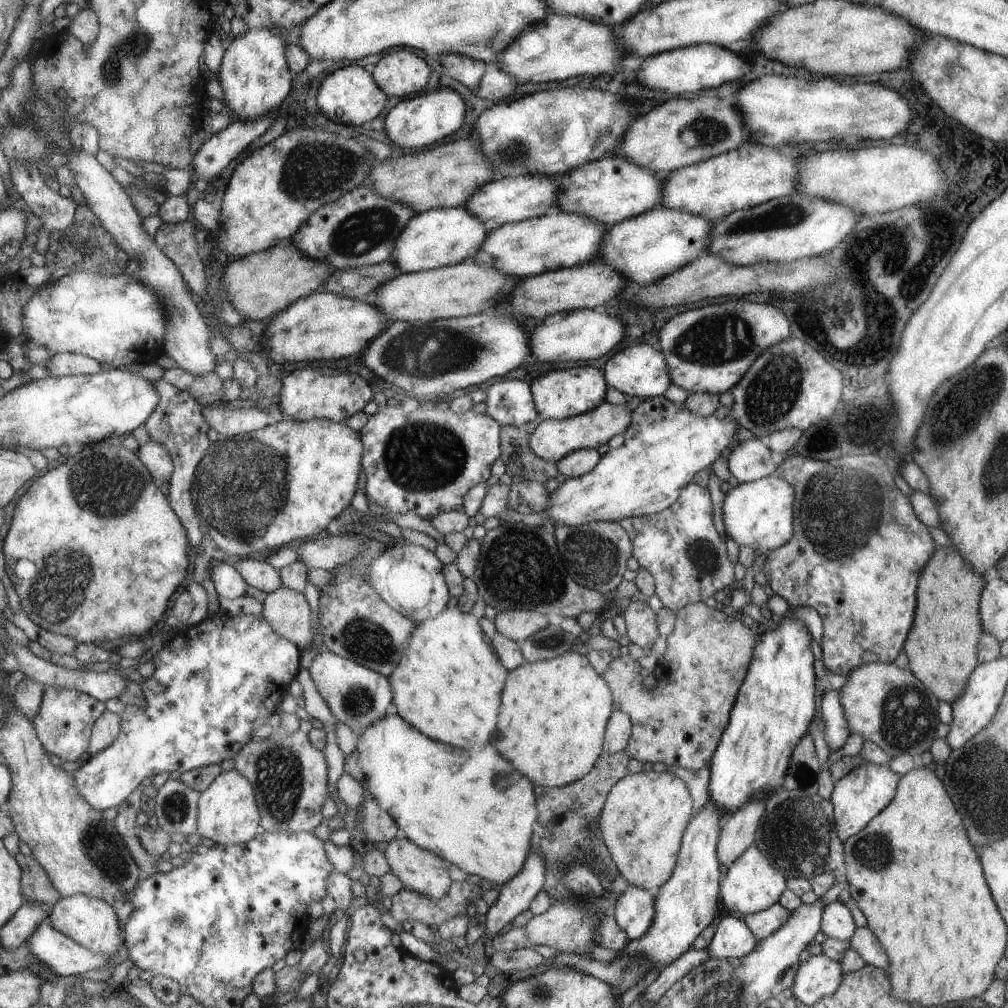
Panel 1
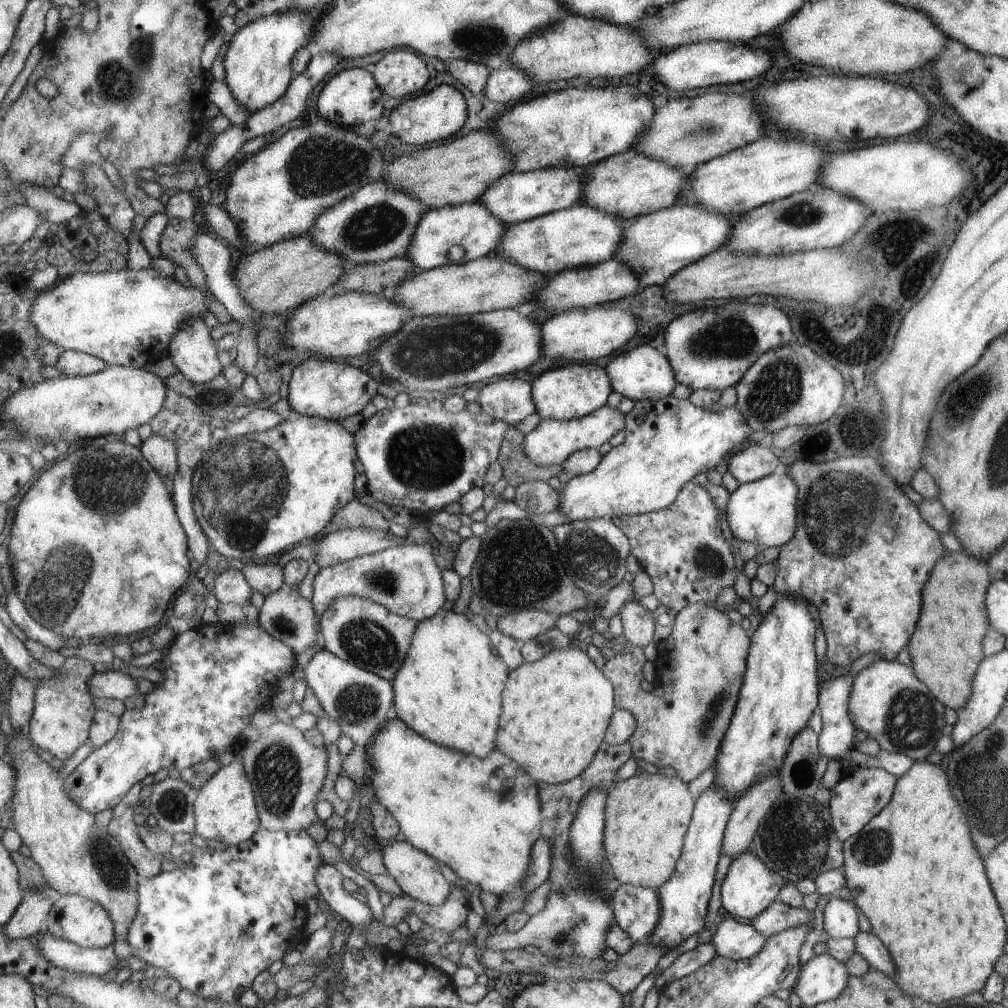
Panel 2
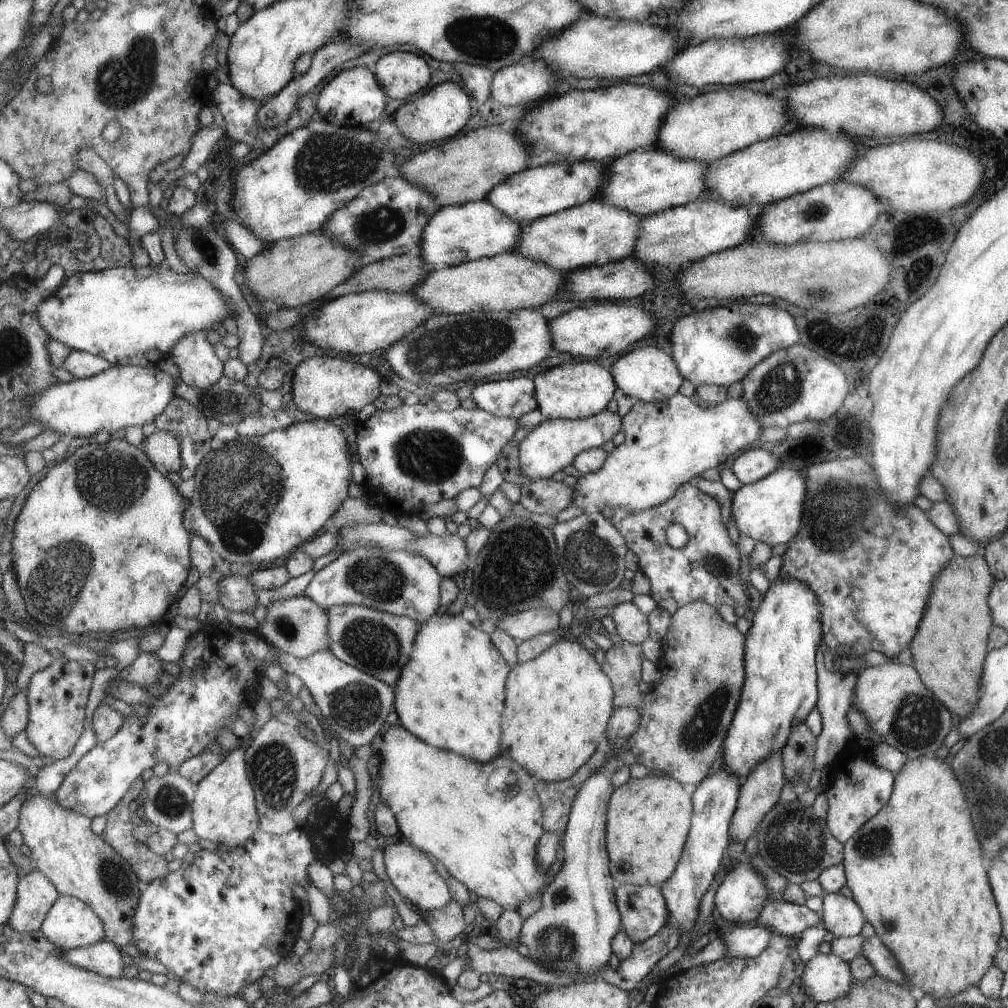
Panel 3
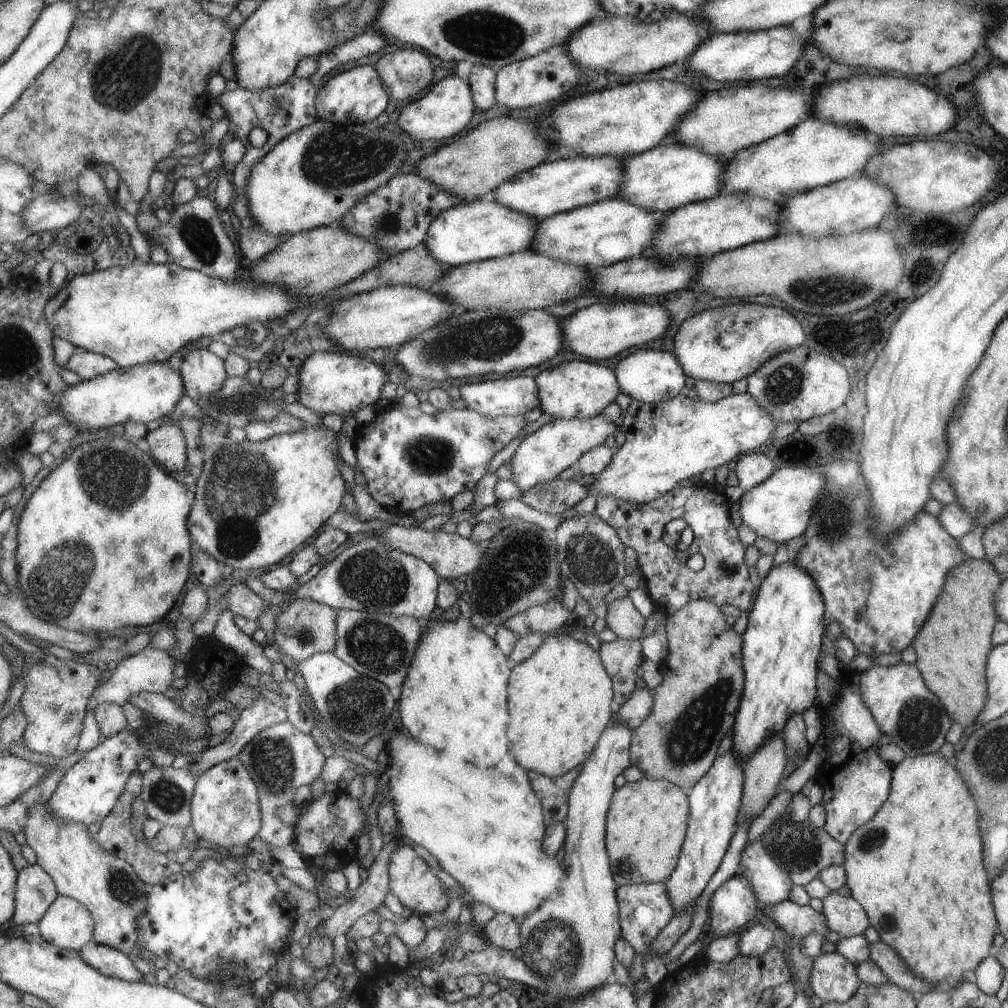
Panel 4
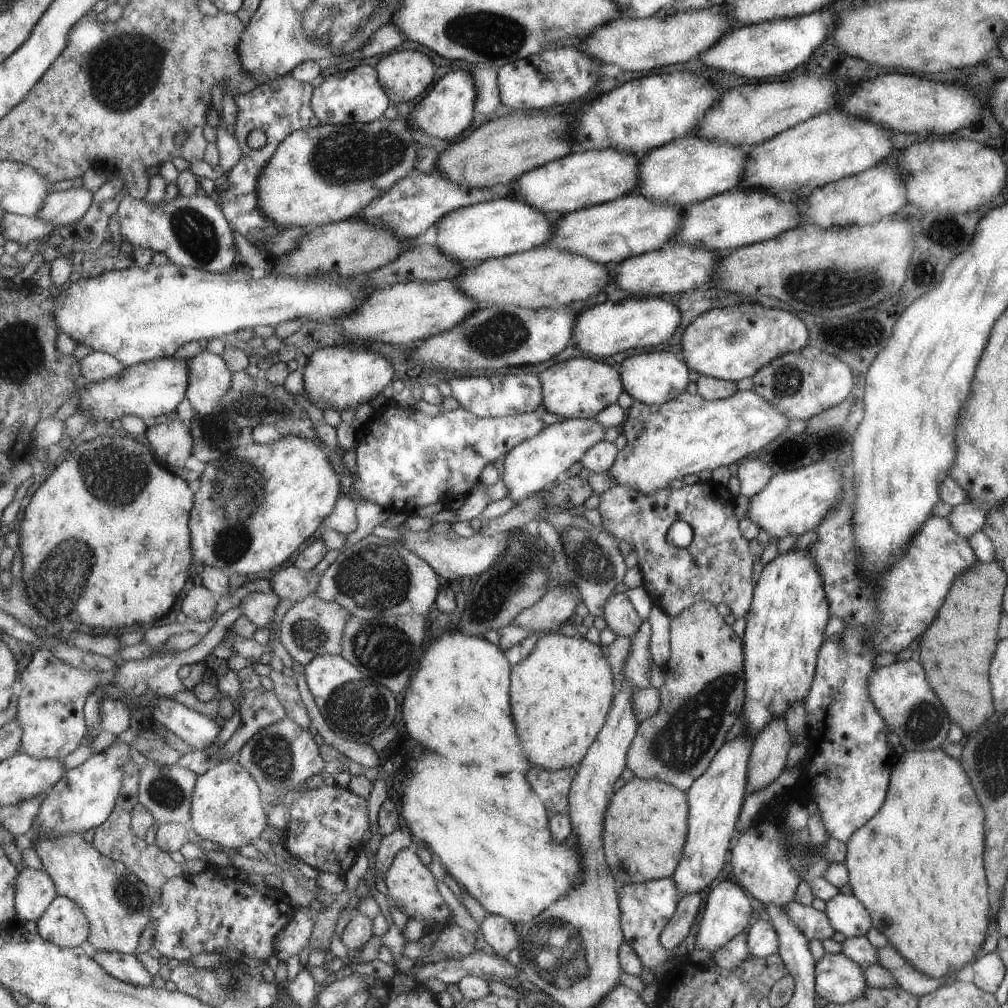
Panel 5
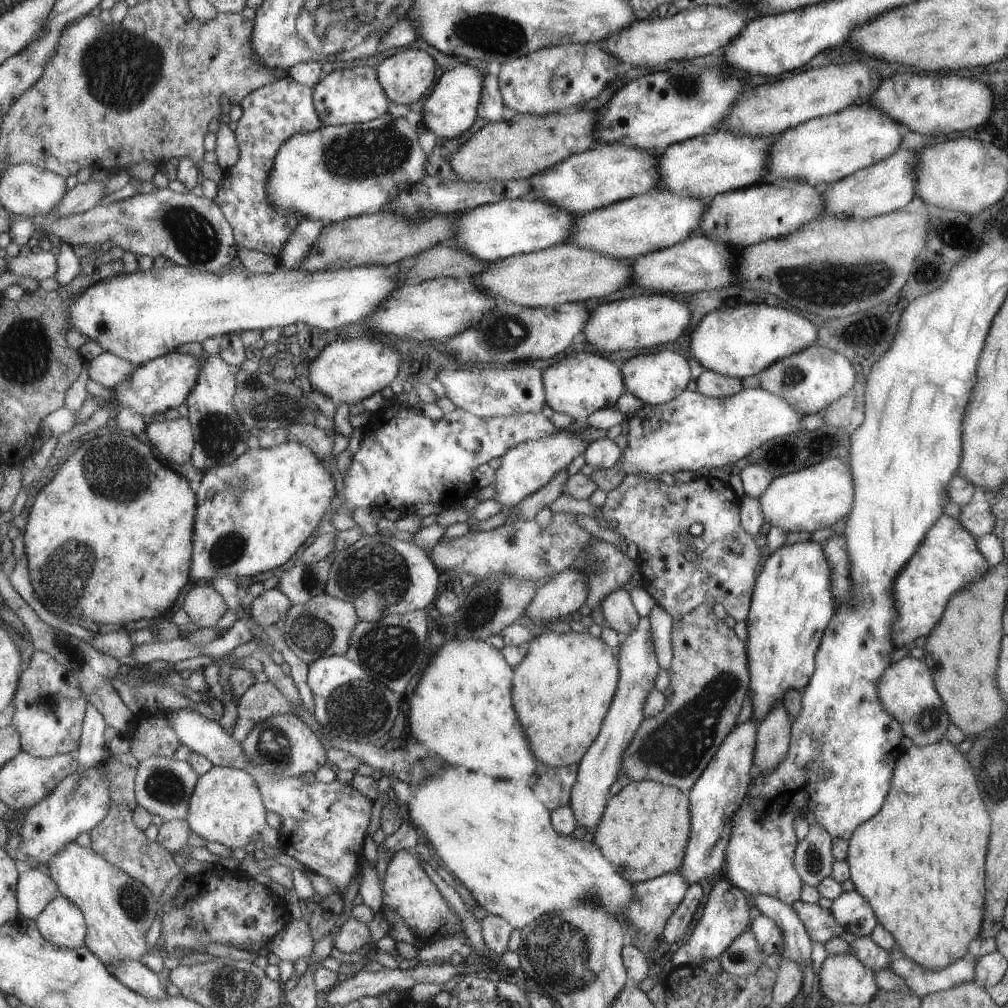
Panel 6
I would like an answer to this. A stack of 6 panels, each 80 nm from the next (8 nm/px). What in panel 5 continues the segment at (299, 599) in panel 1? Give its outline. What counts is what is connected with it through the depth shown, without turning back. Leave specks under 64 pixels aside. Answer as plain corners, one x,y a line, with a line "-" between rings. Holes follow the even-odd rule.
309,595
293,603
279,624
278,638
297,663
309,664
316,656
341,655
345,627
353,613
336,602

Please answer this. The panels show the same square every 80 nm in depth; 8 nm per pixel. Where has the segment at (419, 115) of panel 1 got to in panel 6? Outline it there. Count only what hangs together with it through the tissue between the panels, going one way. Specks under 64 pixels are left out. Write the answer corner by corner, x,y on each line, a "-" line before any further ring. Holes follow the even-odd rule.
458,65
454,69
449,67
423,105
420,123
437,136
448,140
467,132
477,122
478,108
482,102
486,80
485,74
482,66

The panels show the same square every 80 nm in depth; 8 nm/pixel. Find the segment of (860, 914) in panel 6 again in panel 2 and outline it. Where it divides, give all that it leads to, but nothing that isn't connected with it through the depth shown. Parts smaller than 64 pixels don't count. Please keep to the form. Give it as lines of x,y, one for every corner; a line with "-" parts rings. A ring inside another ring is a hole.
832,898
823,908
823,930
836,939
854,938
857,930
857,910
853,903

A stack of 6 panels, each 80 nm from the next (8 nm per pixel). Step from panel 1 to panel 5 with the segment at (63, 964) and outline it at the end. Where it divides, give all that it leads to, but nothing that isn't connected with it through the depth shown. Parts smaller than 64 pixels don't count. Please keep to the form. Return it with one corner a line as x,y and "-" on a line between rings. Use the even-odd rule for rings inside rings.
97,951
92,956
106,971
123,982
151,987
153,975
133,954
121,954
119,951

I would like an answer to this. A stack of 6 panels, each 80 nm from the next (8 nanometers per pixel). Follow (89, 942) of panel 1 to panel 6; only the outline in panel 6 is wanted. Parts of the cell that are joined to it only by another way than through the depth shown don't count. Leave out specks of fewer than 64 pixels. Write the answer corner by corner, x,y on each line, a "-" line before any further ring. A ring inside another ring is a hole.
60,894
52,900
36,919
39,930
48,941
59,947
86,946
88,924
82,908
75,901

